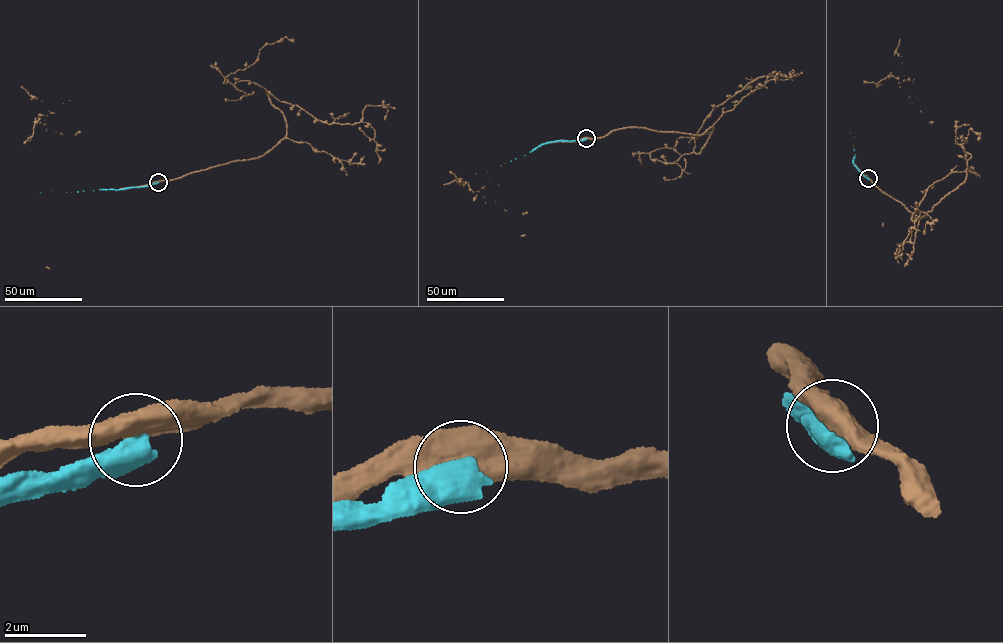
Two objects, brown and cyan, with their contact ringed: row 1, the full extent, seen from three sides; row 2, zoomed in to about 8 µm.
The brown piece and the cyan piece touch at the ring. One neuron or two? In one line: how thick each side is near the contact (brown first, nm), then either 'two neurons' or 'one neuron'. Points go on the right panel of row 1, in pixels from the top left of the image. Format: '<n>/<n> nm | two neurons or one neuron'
440/700 nm | two neurons

